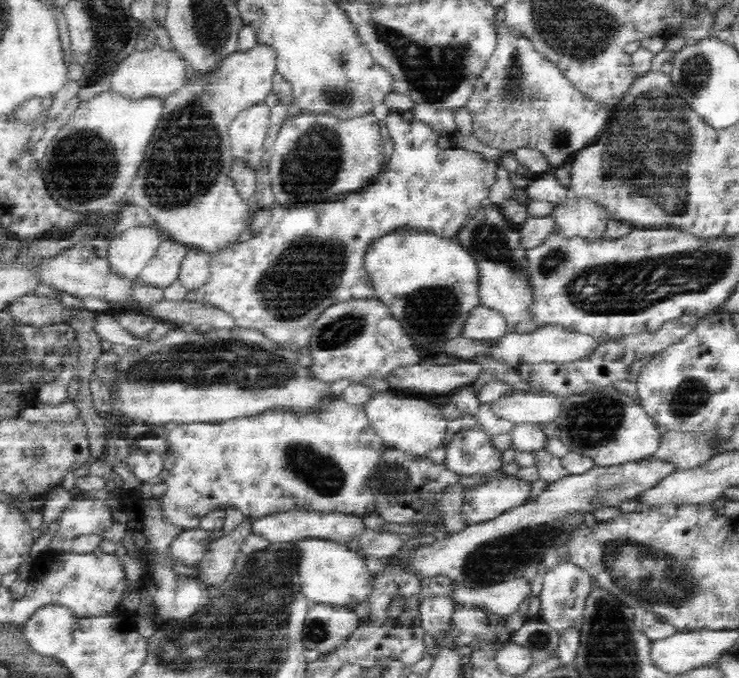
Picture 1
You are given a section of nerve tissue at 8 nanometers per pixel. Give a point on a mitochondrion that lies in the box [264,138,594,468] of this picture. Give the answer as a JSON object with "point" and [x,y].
{"point":[431,311]}

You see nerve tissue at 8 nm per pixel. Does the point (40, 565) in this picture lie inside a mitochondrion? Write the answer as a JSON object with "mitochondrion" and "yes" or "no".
{"mitochondrion":"no"}

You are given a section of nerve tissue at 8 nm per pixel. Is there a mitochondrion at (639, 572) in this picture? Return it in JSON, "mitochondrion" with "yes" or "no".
{"mitochondrion":"yes"}

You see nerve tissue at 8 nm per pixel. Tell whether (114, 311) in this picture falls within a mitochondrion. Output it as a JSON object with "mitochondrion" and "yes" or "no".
{"mitochondrion":"no"}

